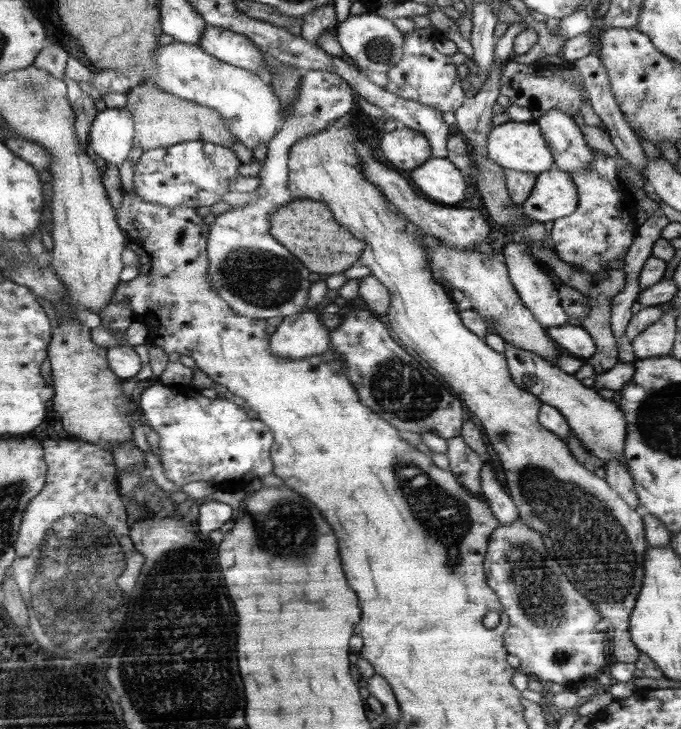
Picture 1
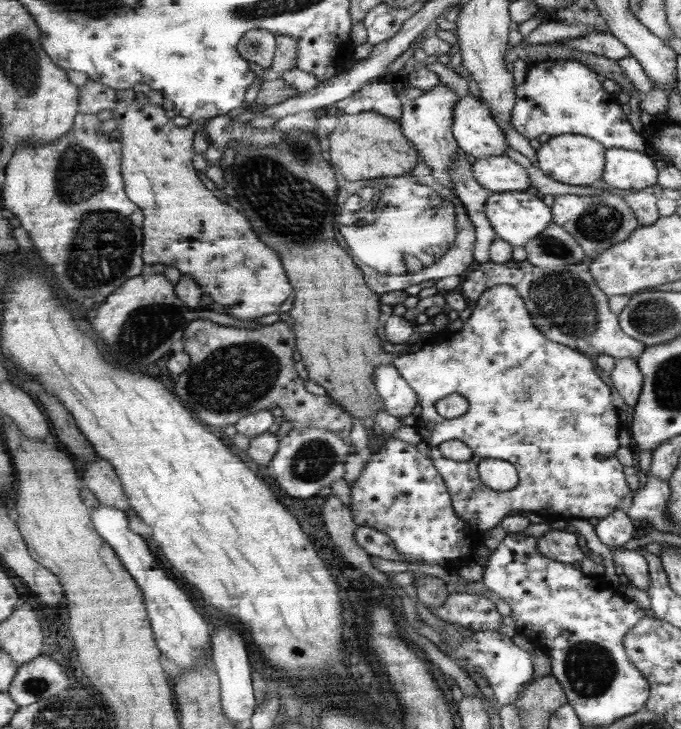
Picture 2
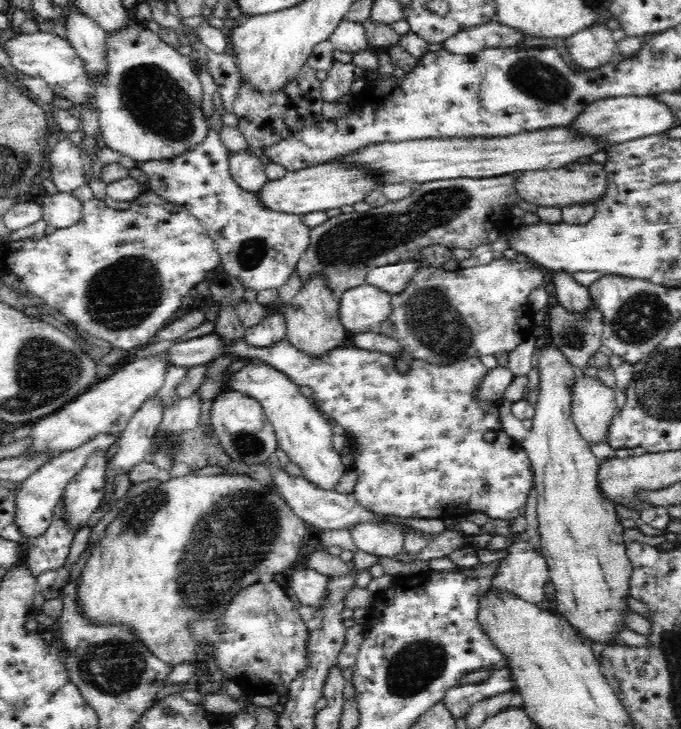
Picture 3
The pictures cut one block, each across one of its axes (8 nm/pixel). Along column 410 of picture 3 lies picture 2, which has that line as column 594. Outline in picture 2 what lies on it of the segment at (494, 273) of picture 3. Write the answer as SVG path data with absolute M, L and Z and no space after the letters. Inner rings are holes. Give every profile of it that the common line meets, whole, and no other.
M512 260L504 264L488 261L476 268L468 269L461 284L457 293L471 304L493 286L515 287L525 300L534 322L540 322L538 328L548 339L560 342L563 346L571 347L588 357L606 354L612 356L615 361L620 359L638 361L648 348L645 343L632 338L622 329L618 315L610 308L609 297L597 287L589 266L582 262L546 269L538 268L527 260L521 262Z

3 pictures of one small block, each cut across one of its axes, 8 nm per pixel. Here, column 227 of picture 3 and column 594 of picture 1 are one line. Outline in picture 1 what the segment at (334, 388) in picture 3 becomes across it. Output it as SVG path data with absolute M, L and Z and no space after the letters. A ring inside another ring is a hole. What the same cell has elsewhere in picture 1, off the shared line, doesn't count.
M564 324L546 329L552 340L572 357L588 360L595 357L598 352L592 335L580 325Z

